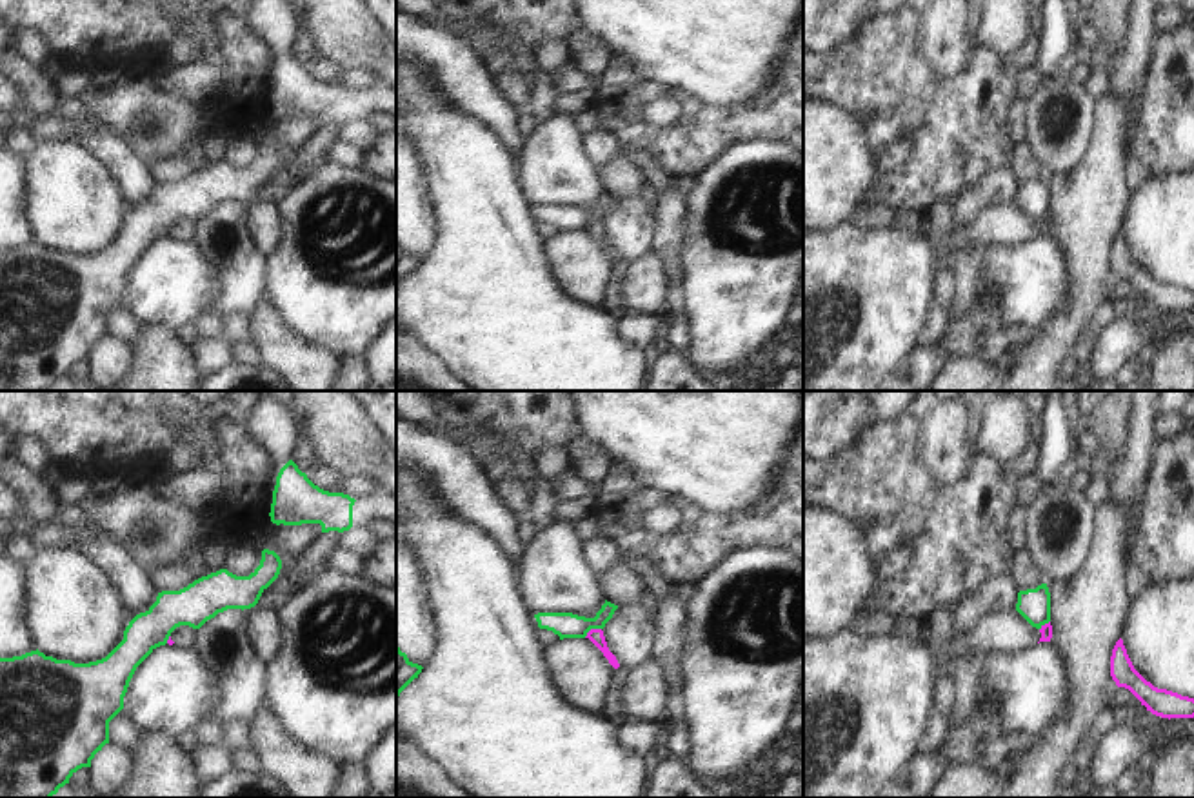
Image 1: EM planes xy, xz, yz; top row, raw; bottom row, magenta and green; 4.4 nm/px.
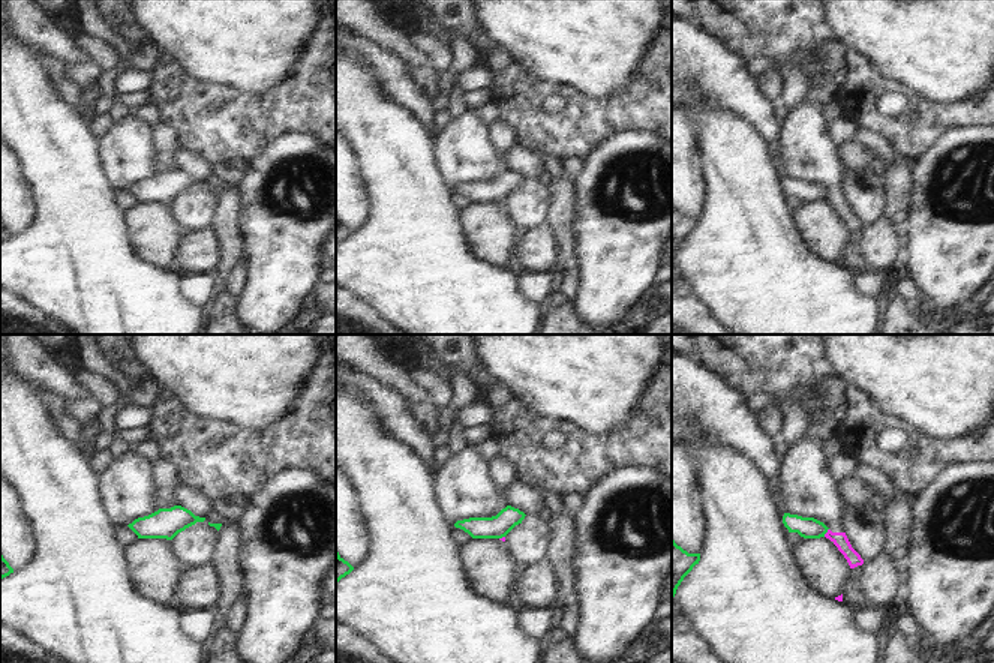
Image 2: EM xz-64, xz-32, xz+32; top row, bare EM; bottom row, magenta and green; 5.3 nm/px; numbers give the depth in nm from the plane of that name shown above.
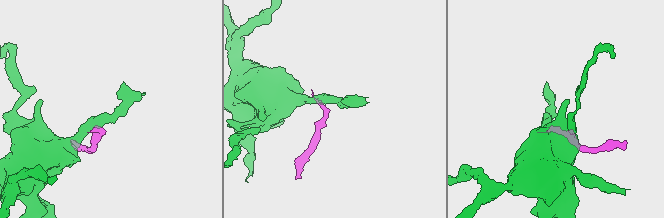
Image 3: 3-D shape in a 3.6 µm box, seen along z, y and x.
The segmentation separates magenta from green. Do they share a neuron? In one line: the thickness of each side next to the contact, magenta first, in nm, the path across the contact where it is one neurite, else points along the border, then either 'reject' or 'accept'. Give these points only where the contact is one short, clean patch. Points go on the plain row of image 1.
calibres 70 and 110 nm; border xz (600, 220), (593, 220), (584, 229); reject

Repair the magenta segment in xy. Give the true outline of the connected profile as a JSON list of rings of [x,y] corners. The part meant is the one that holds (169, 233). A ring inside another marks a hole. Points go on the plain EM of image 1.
[[[180,218],[171,225],[167,236],[169,238],[174,236],[178,240],[196,240],[198,231],[200,231],[200,222]]]

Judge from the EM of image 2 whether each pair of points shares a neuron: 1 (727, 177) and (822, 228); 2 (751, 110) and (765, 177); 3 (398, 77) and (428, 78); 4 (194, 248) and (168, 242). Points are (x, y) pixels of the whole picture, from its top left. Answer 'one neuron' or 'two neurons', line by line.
1: two neurons
2: two neurons
3: two neurons
4: two neurons

